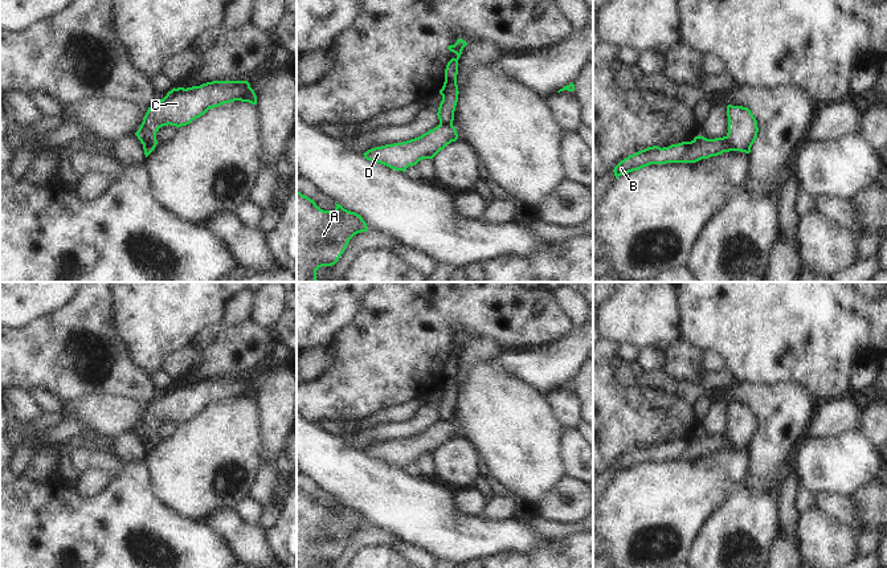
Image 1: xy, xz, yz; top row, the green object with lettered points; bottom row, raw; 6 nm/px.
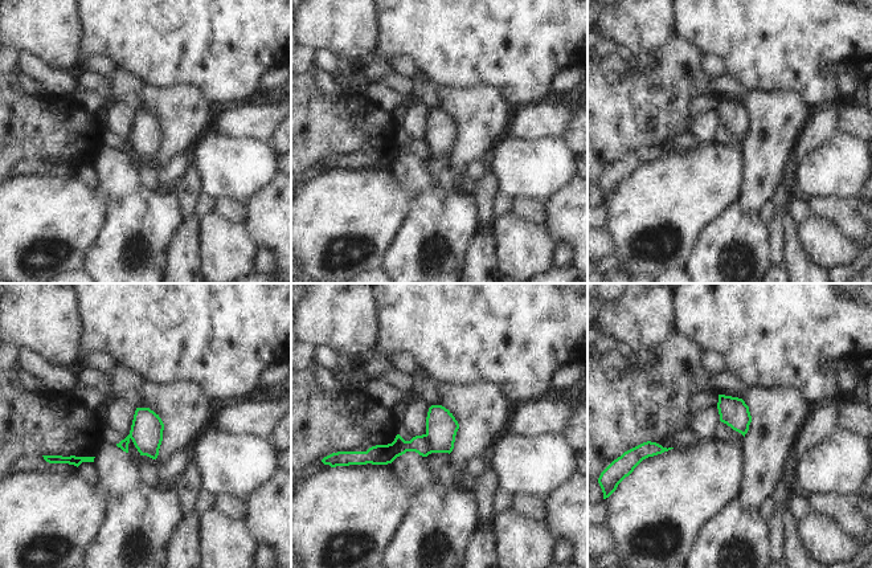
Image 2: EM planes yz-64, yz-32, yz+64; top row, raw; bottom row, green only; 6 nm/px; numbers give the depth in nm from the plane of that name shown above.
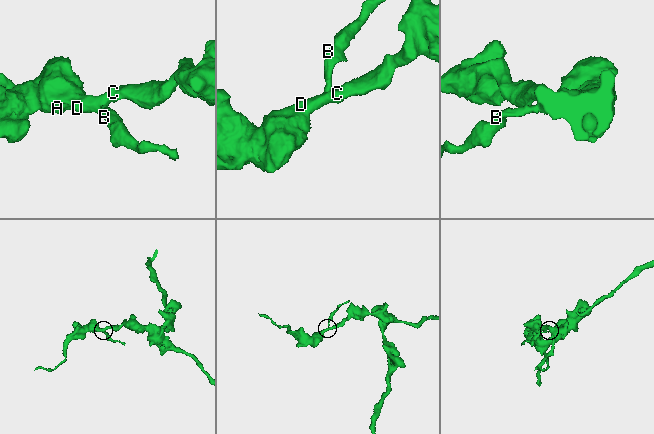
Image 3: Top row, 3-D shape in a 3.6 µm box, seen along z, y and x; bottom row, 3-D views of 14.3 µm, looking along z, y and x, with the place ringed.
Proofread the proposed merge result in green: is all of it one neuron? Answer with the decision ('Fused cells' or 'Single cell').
Fused cells.

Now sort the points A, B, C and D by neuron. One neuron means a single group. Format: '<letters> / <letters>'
A C D / B

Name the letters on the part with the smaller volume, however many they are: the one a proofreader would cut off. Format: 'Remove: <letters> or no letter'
Remove: B

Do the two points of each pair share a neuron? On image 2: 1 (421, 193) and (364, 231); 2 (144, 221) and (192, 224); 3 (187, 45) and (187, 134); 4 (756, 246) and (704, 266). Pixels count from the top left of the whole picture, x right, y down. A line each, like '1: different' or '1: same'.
1: different
2: different
3: different
4: same

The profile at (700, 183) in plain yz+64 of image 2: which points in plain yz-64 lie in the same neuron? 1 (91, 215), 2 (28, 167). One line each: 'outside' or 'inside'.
1: inside
2: outside

